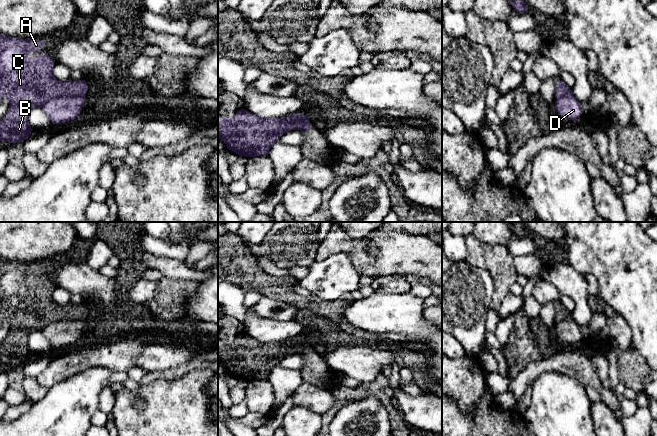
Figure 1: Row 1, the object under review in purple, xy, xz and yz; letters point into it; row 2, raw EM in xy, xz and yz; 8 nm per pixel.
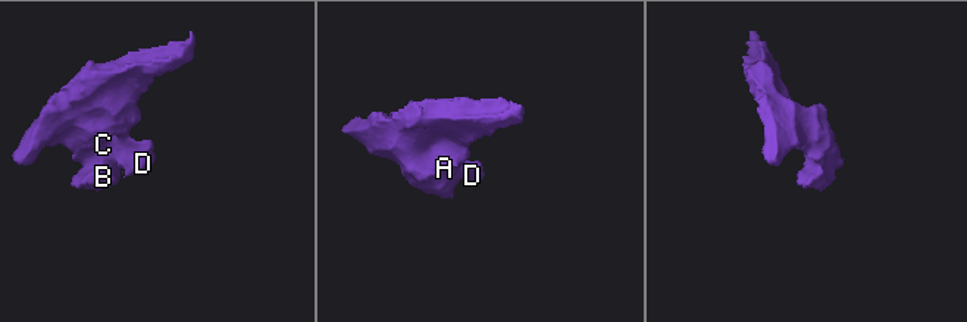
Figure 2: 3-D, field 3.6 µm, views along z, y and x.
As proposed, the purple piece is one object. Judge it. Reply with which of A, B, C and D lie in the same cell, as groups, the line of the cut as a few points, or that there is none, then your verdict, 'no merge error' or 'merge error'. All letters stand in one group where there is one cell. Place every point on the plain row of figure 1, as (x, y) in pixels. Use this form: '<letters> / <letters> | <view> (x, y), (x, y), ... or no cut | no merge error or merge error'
A B C / D | xy (83, 320), (53, 320), (40, 330) | merge error

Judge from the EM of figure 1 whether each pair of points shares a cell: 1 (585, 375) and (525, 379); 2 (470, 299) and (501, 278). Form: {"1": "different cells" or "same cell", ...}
{"1": "same cell", "2": "different cells"}

